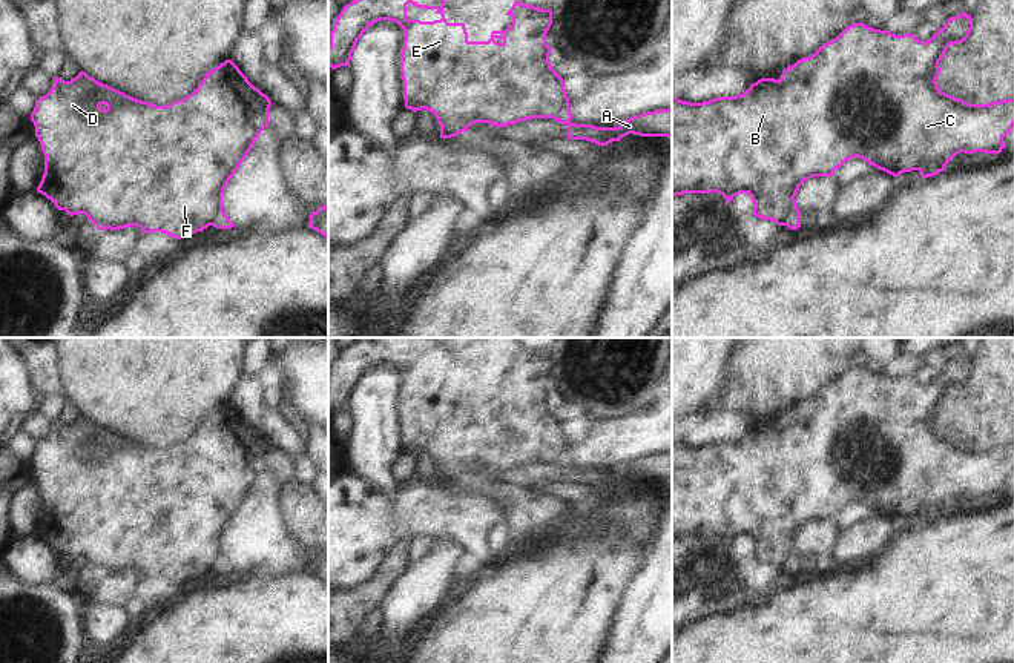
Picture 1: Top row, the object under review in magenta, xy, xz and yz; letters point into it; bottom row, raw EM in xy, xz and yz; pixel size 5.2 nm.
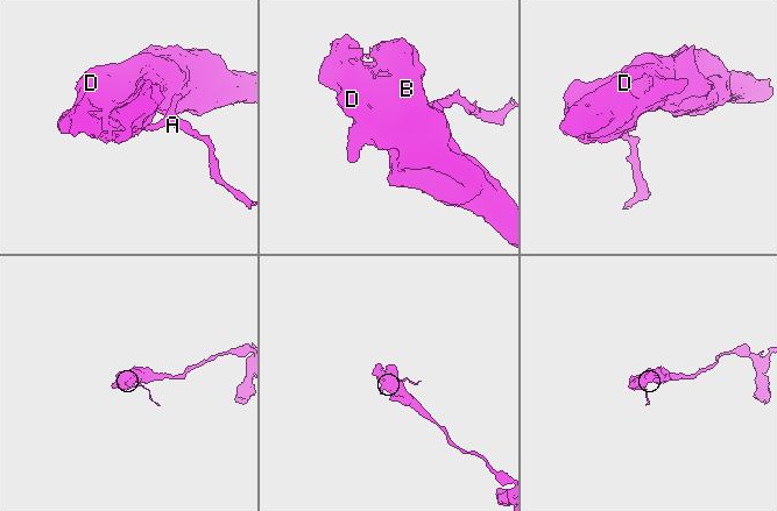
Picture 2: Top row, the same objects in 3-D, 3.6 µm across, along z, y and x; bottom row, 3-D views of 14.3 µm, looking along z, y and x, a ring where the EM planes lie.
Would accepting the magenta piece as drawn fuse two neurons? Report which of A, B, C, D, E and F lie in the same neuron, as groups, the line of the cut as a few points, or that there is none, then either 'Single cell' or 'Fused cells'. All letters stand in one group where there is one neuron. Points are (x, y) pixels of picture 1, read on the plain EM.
Groups: A / B C D E F. Split along yz (798, 553), (792, 554), (783, 568). Fused cells

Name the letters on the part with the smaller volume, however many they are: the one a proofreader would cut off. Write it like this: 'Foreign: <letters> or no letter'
Foreign: A

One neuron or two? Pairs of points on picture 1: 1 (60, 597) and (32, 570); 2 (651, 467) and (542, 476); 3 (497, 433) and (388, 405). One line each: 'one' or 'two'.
1: two
2: one
3: two

